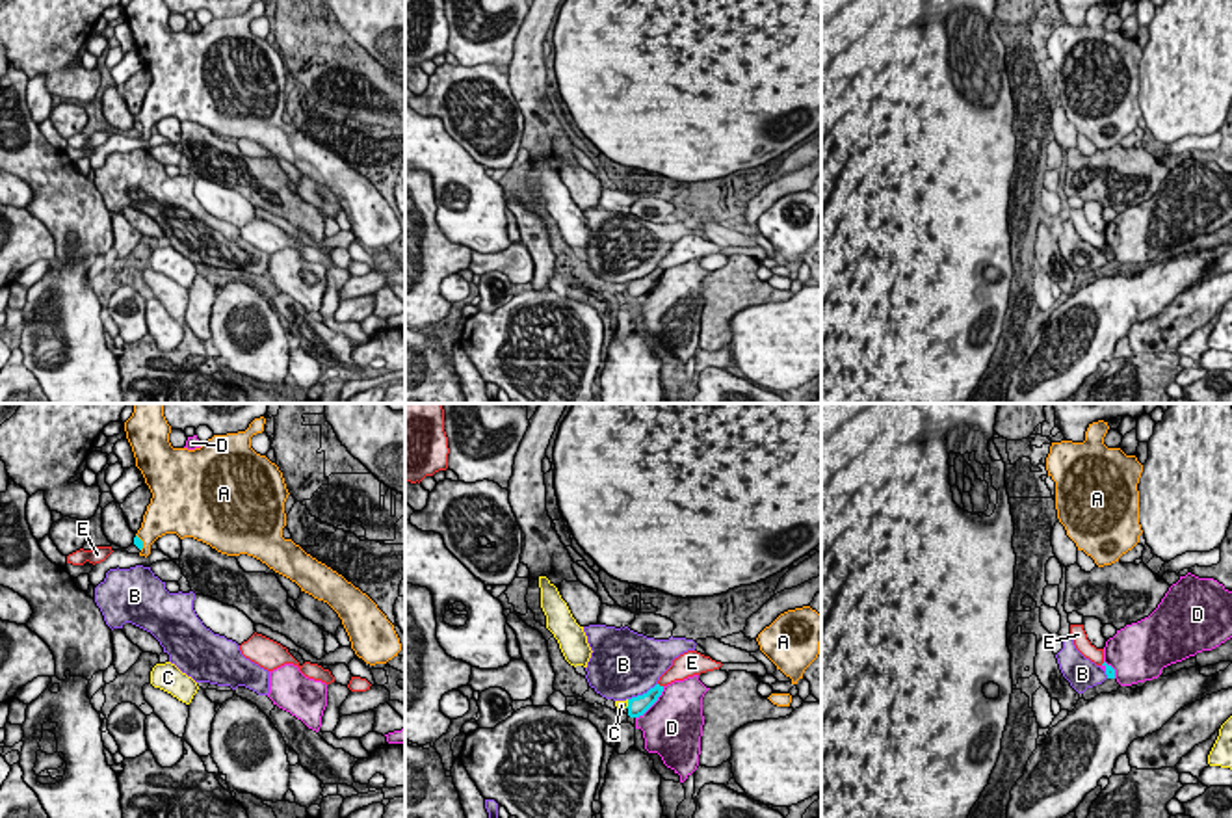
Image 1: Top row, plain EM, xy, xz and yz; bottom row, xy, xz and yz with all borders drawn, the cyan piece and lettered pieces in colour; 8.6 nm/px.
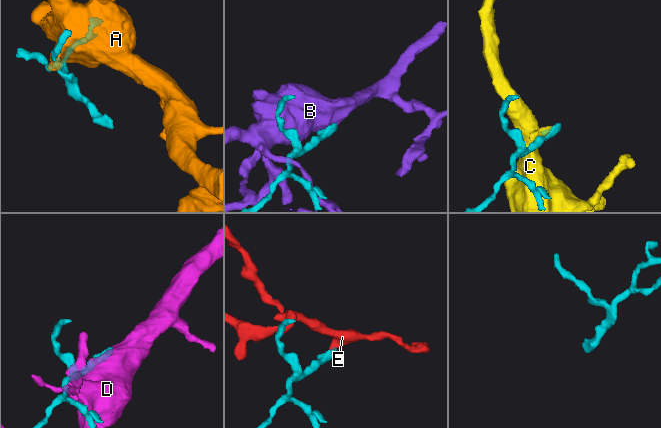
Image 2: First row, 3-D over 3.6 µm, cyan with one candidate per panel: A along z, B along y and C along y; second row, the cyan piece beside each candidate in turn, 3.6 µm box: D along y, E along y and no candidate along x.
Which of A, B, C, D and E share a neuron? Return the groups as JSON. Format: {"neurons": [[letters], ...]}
{"neurons": [["A"], ["B"], ["C"], ["D"], ["E"]]}

